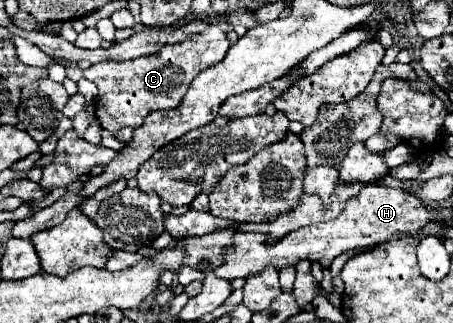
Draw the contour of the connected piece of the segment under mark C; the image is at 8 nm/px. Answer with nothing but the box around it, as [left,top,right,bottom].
[84,24,230,134]

